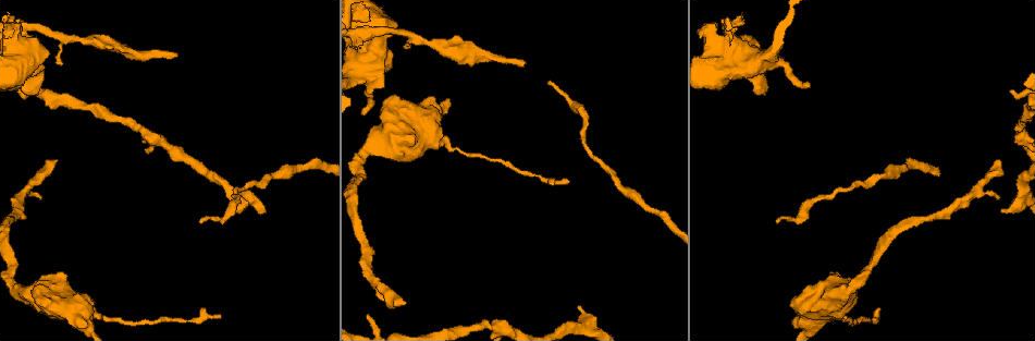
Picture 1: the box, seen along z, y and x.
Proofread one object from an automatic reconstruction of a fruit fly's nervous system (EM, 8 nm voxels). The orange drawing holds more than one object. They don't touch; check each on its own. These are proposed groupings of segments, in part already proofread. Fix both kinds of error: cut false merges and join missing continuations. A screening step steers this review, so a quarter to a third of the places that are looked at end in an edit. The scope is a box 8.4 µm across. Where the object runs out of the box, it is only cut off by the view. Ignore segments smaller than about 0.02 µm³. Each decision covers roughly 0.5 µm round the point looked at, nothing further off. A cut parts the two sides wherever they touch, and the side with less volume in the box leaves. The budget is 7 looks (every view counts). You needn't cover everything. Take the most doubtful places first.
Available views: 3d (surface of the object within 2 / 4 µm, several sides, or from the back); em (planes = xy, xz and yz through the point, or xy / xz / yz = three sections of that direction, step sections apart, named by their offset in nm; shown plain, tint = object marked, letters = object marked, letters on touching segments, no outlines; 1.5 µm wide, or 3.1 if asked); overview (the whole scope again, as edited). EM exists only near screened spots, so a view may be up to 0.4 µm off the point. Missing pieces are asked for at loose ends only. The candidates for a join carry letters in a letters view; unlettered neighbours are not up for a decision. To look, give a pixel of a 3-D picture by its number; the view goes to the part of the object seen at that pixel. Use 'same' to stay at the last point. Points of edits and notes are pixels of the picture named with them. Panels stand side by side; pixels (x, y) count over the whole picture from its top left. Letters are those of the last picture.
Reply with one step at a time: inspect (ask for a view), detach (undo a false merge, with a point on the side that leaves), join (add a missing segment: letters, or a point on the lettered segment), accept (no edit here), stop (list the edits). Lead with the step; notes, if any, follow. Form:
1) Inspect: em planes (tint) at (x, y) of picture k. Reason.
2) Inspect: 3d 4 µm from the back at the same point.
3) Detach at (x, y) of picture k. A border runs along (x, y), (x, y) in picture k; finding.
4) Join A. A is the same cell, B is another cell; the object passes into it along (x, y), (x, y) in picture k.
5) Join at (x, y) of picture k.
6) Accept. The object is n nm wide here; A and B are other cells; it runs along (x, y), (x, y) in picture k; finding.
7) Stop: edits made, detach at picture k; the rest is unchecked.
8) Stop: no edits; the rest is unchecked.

Inspect: em planes (letters) at (548, 83) of picture 1. An open end.

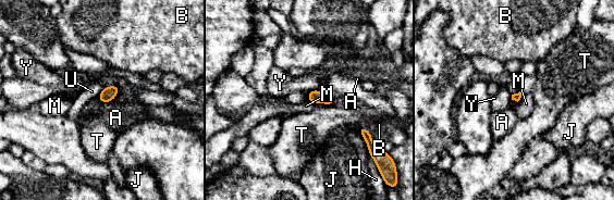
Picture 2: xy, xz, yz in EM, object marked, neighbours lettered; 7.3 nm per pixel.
Accept. A, B, H, J, M, T, U and Y are other cells; a border runs along (307, 99), (314, 102), (331, 103) in picture 2; none of them fits.

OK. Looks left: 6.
Inspect: em xz step 8 (letters) at (403, 305) of picture 1.

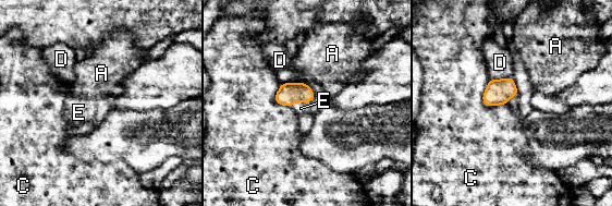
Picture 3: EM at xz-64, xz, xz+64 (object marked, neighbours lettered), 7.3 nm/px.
Join E. E is the same cell, A, C and D are other cells; it goes on there.

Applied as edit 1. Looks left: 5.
Inspect: overview.

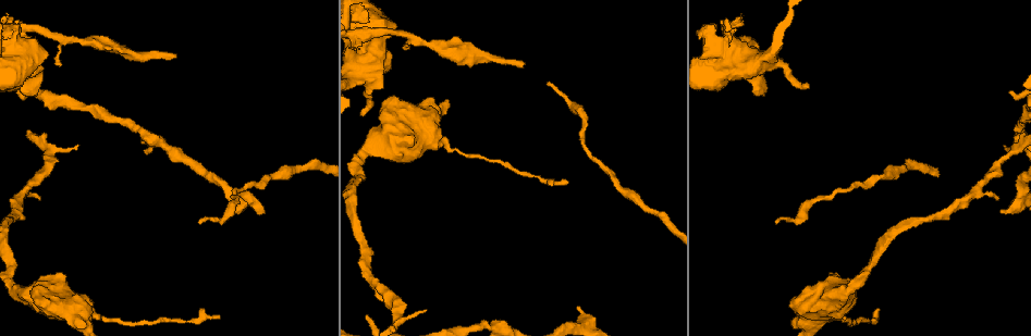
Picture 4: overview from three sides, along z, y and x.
Inspect: 3d 4 µm at (365, 315) of picture 4. Thin end.

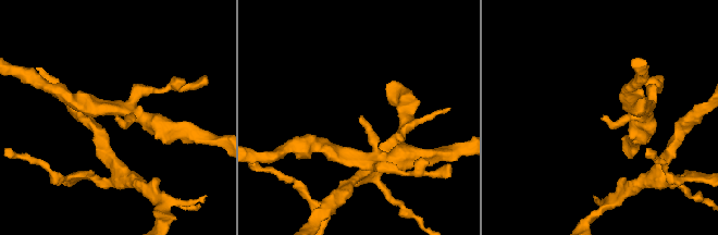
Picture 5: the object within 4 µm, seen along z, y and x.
Inspect: em planes (letters) at (359, 118) of picture 5.

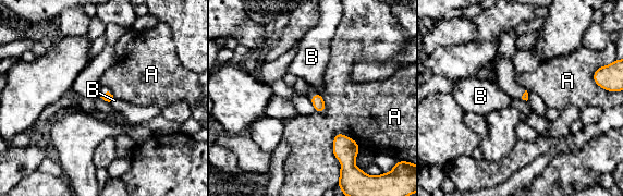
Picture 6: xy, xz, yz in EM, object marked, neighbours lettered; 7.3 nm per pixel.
Accept. A and B are other cells; a border runs along (317, 92), (321, 96) in picture 6; none of them fits.

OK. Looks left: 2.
Stop: edits made, join at picture 3; the rest is unchecked.

